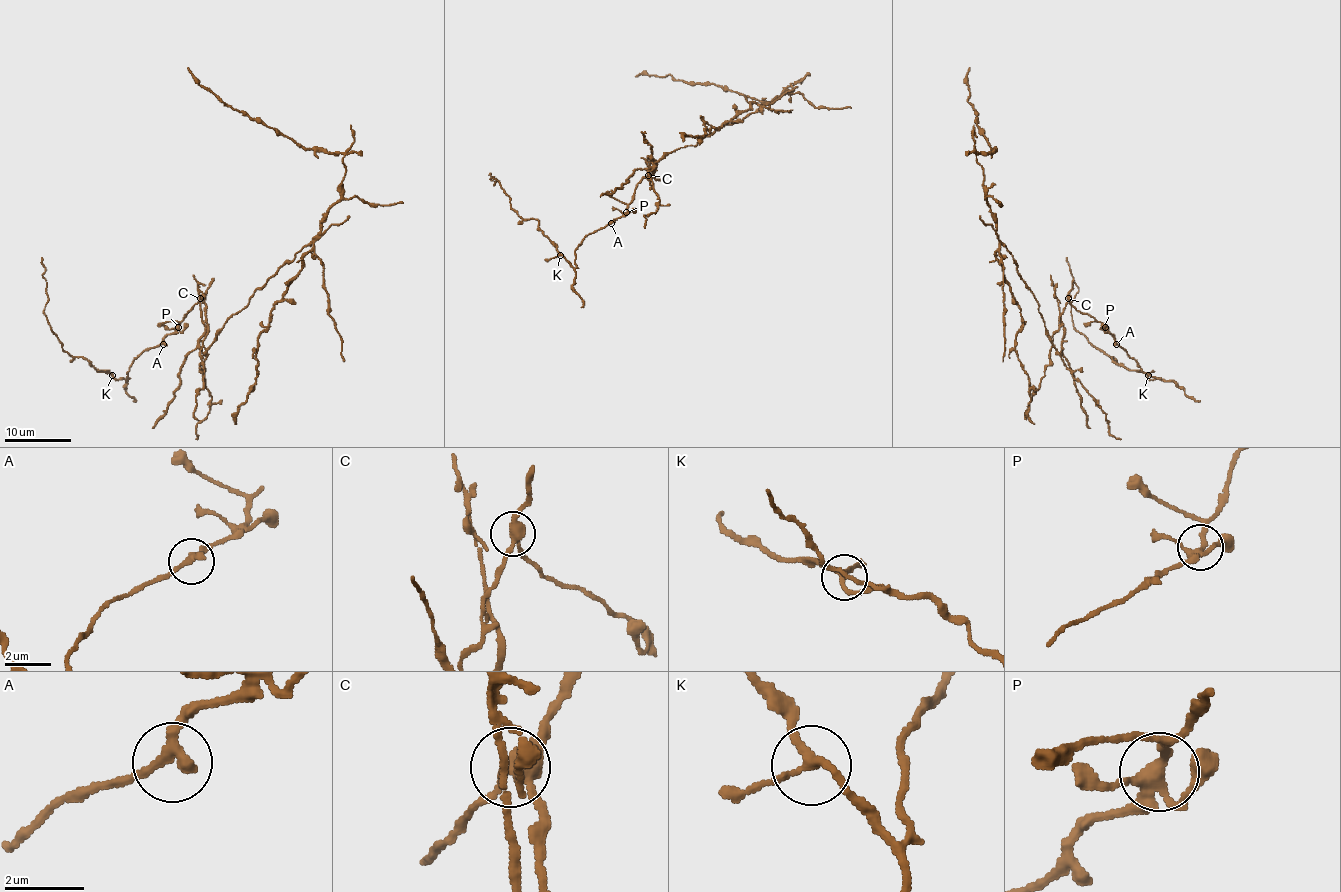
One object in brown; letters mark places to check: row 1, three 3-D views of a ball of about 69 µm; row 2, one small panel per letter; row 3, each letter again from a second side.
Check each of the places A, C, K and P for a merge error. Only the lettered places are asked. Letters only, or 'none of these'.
C

